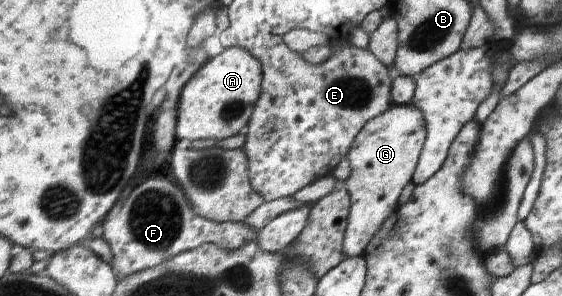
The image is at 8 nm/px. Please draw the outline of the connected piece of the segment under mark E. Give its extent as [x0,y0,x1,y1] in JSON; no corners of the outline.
[218,18,393,202]

